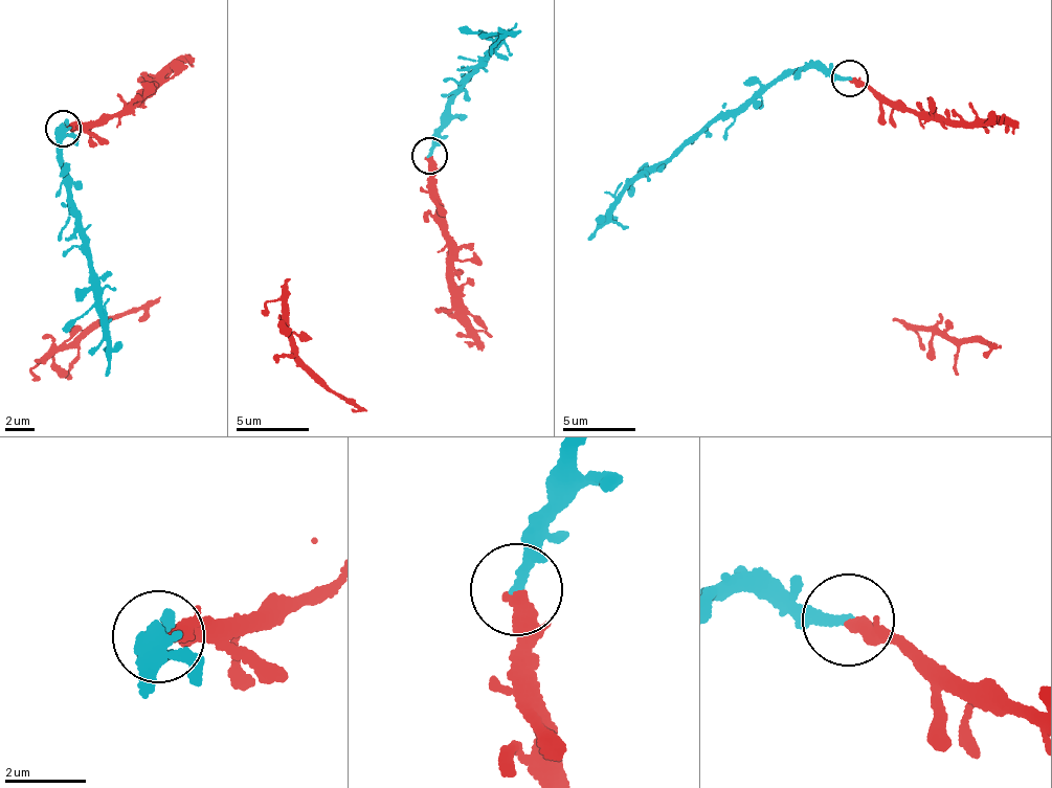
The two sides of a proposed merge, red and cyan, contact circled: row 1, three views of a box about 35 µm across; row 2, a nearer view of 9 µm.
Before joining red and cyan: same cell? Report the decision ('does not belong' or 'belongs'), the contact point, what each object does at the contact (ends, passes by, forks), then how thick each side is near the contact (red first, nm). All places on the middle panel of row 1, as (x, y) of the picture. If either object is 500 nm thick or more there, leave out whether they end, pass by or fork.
belongs; place (429, 155); red ends; cyan ends; calibres 380 and 240 nm

